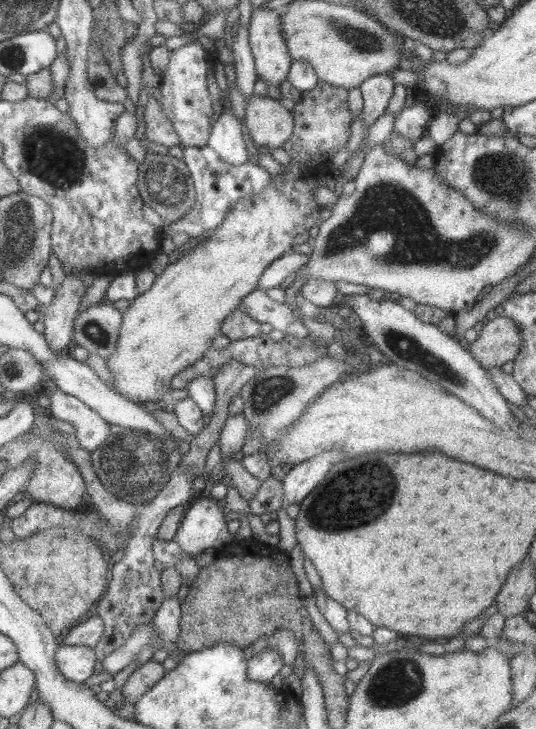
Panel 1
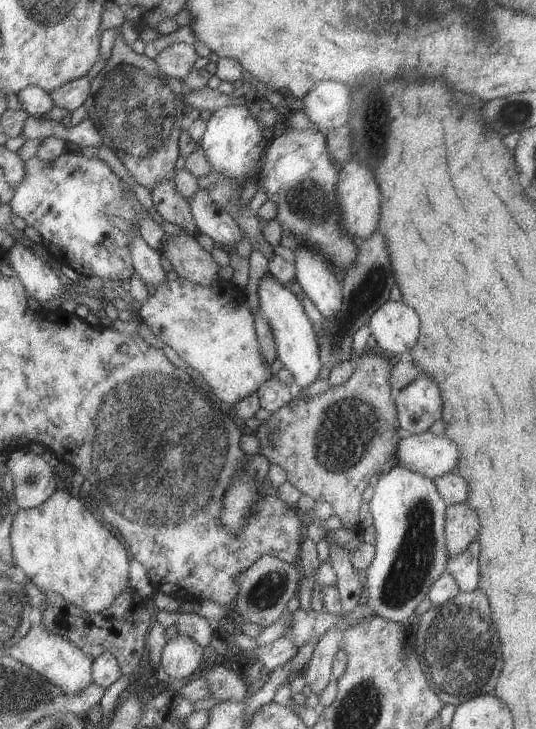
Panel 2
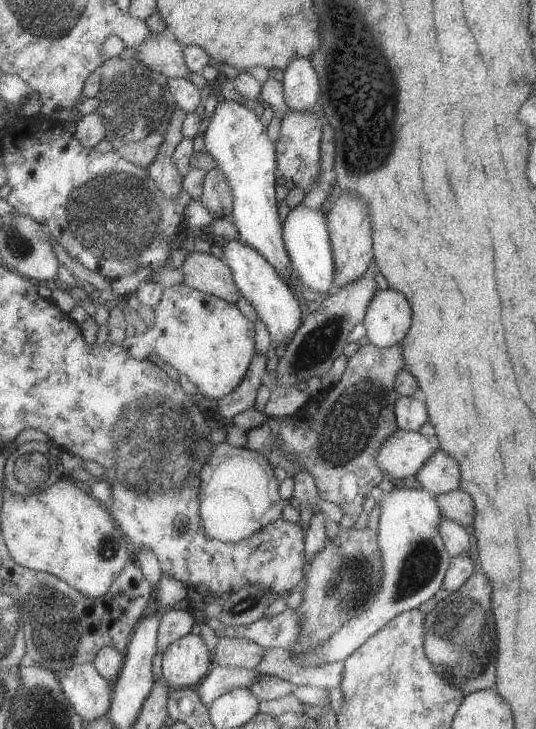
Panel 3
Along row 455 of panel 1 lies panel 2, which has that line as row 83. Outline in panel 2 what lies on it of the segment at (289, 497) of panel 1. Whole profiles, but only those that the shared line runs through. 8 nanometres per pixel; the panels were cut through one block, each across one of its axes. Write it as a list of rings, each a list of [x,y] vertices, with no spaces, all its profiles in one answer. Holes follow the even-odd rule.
[[[318,82],[302,98],[304,114],[323,133],[344,126],[352,116],[352,92],[346,84]]]

